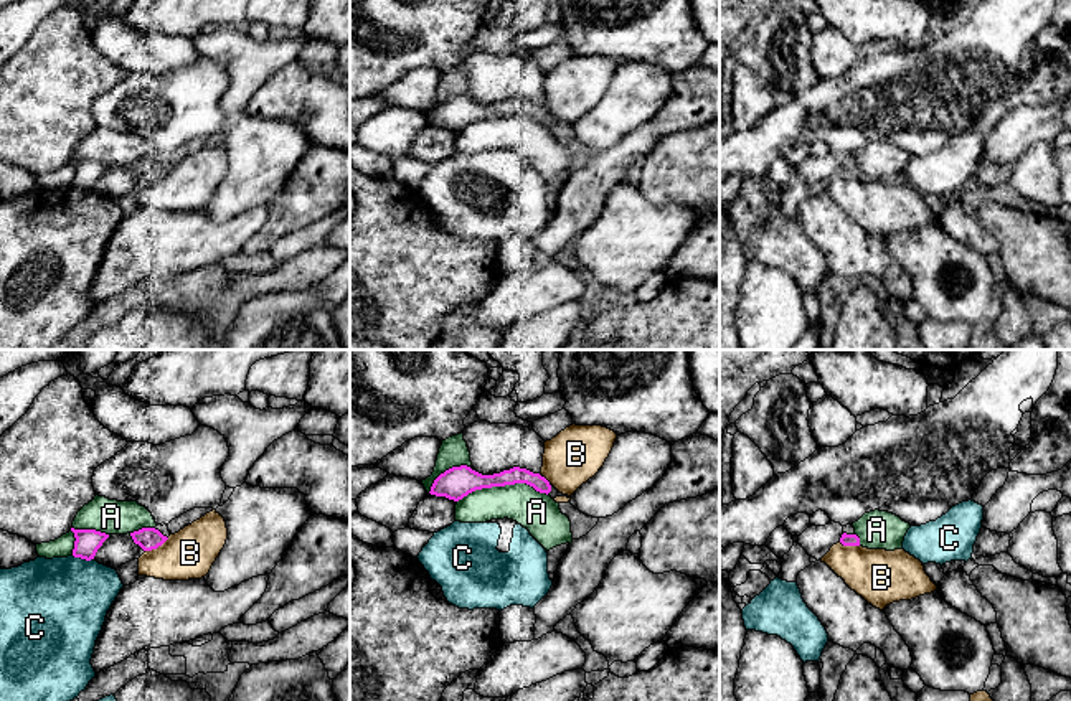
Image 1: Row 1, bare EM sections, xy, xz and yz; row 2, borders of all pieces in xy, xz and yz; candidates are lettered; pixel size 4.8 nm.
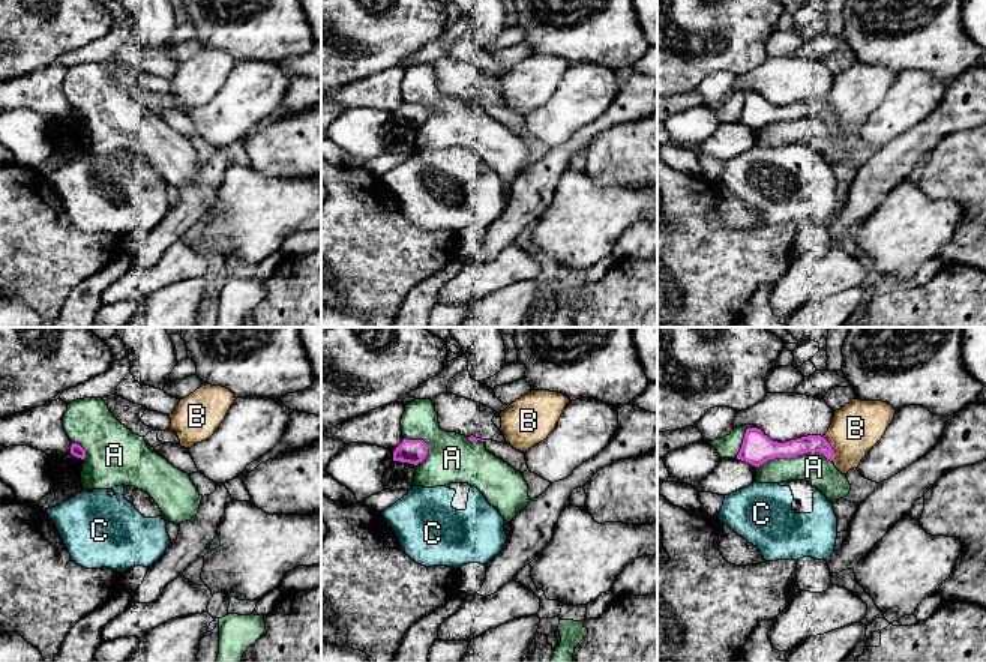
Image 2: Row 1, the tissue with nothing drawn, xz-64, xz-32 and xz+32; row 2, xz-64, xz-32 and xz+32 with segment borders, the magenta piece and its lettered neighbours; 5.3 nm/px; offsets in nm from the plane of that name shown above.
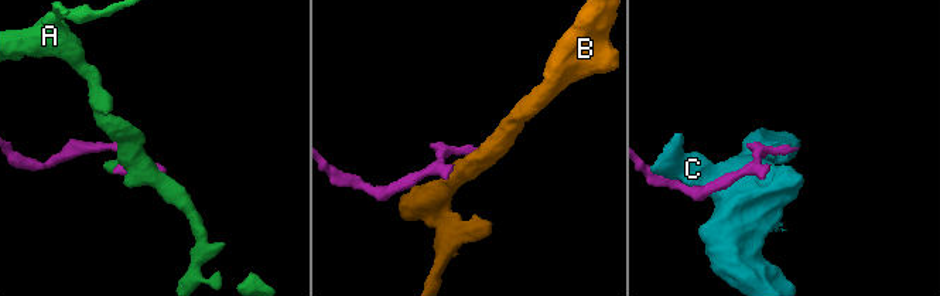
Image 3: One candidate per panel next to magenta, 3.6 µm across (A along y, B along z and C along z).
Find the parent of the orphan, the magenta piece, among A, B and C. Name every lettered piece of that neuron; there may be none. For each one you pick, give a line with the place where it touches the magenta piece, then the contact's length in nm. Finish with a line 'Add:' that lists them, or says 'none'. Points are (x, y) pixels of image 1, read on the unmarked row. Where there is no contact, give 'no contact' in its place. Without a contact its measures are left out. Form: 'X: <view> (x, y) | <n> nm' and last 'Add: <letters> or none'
Add: none

